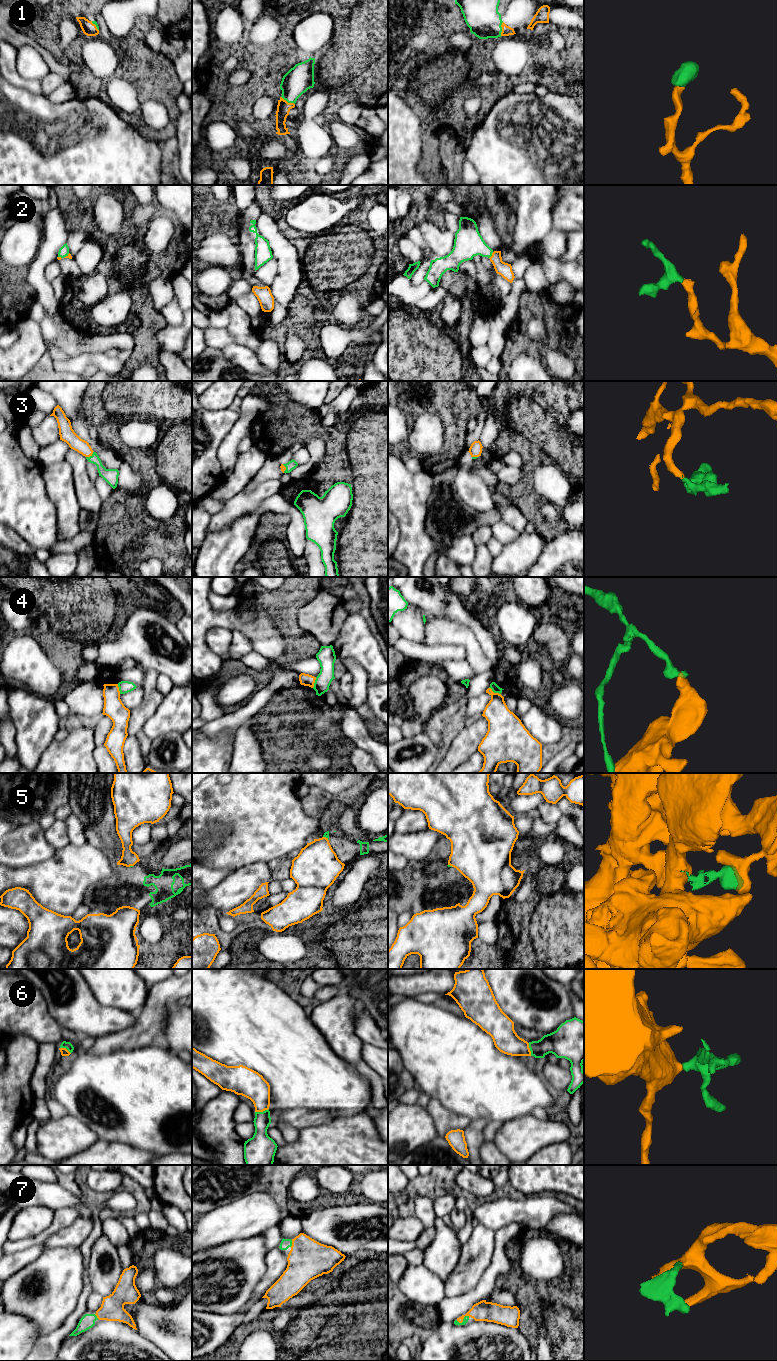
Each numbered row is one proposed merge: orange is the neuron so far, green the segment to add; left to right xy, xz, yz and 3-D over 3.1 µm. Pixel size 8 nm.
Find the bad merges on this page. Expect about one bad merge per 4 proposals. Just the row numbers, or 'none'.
4, 5

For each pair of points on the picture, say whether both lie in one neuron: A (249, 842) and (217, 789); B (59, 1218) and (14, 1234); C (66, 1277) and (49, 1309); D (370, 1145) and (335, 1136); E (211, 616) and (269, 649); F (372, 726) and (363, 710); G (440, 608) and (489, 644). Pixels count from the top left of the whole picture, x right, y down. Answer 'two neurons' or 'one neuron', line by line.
A: one neuron
B: two neurons
C: one neuron
D: one neuron
E: one neuron
F: one neuron
G: one neuron

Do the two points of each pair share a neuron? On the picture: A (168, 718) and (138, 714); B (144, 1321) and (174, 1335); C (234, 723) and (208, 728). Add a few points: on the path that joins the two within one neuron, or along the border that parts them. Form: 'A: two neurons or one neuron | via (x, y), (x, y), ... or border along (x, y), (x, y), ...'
A: two neurons | border along (164, 696), (155, 712), (145, 722), (141, 730)
B: one neuron | via (151, 1321), (167, 1332)
C: one neuron | via (228, 723), (214, 727)

